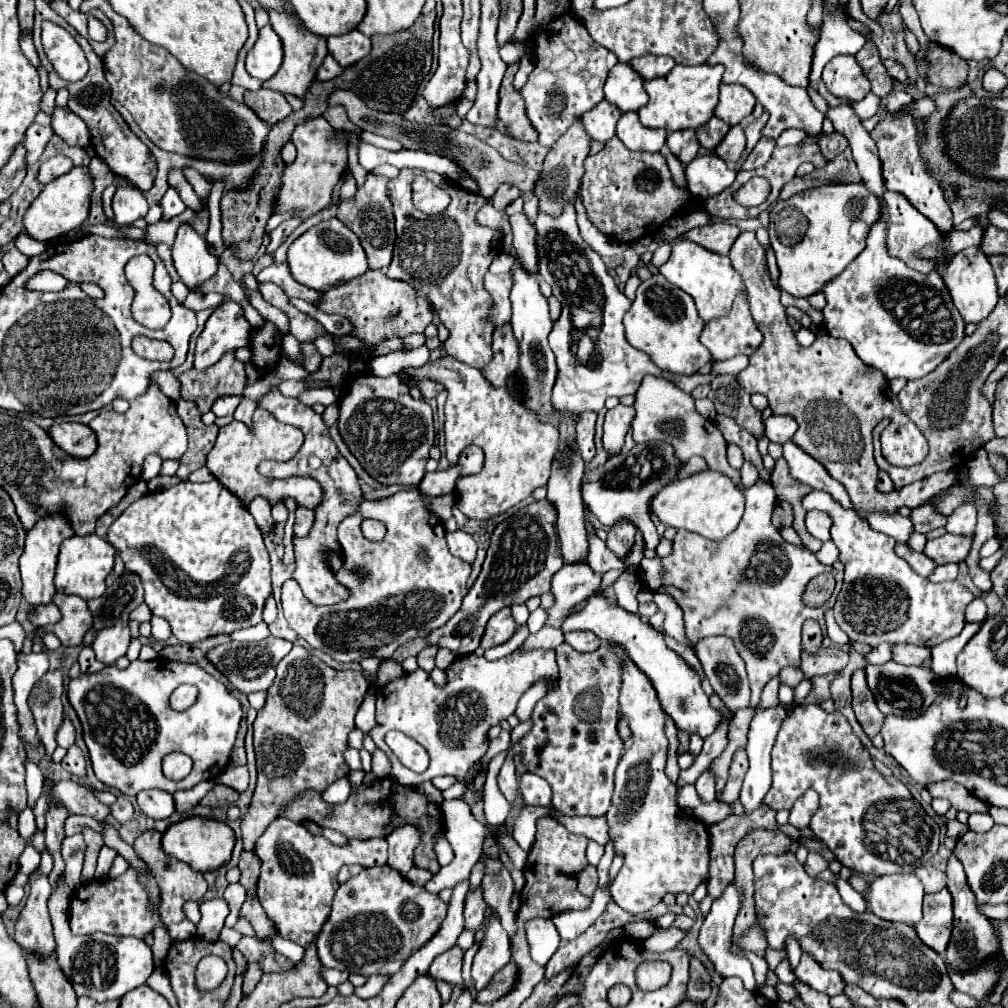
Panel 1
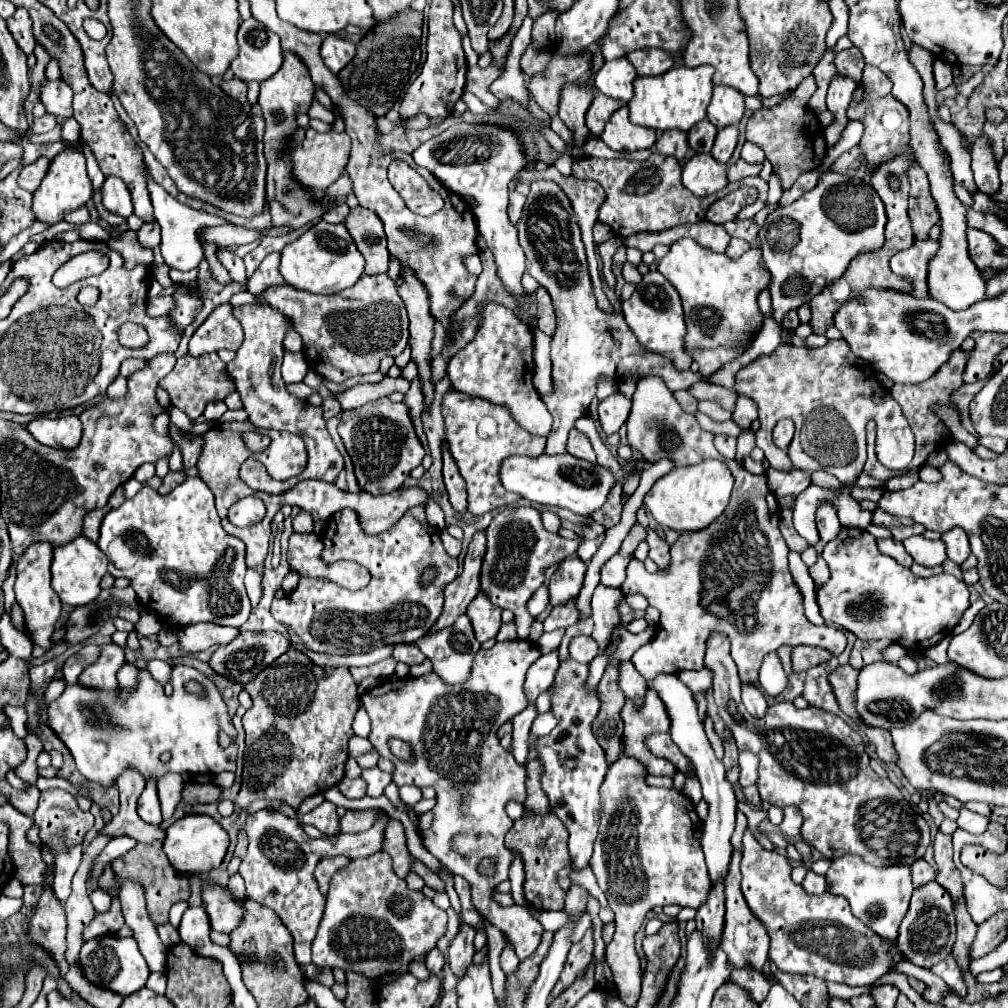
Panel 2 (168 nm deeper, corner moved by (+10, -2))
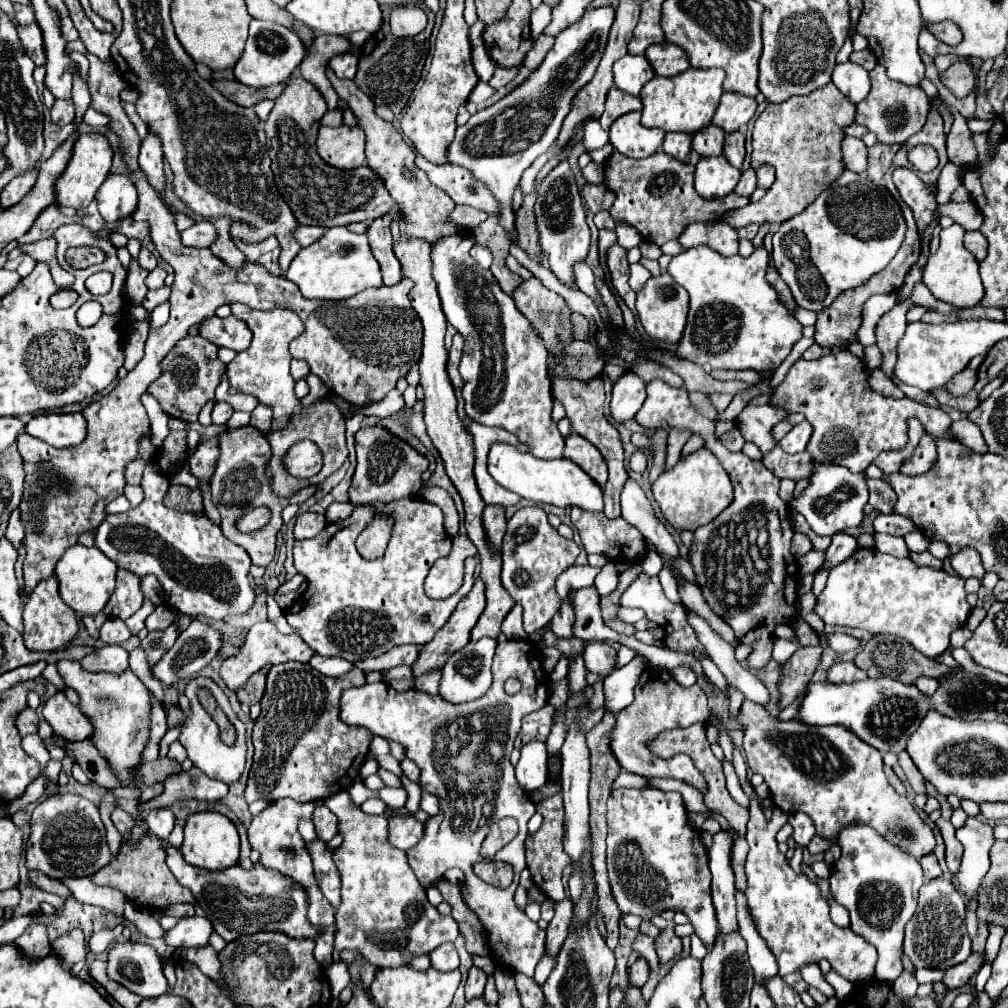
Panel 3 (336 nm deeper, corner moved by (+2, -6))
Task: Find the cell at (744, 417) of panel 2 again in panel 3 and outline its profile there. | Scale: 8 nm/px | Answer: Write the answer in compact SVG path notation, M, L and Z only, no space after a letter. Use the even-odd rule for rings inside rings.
M759 394L737 416L737 428L745 441L757 444L765 454L777 446L777 440L771 436L773 426L787 416L787 410L771 404L771 394Z

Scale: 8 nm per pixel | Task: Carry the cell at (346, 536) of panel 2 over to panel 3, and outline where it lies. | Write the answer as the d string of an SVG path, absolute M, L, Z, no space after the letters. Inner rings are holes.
M417 496L389 504L361 504L347 520L325 526L315 538L295 540L295 568L305 576L309 588L285 610L285 618L317 654L341 656L349 662L381 656L401 644L423 646L449 620L457 602L475 582L475 560L469 560L465 564L465 582L453 596L445 600L425 596L423 582L429 568L449 552L451 540L443 528L443 512L439 506ZM373 514L391 516L395 524L385 556L379 560L363 560L355 548L355 538L373 520Z

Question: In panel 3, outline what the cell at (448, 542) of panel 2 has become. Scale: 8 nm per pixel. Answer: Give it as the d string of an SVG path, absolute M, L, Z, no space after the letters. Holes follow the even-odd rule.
M457 534L453 538L453 550L449 556L439 558L433 564L425 580L425 594L432 599L445 599L455 594L463 584L465 568L463 562L469 556L475 556L477 548L467 534Z

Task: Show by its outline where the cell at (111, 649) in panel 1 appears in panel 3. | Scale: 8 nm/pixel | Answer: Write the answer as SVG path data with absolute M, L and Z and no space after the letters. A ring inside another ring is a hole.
M73 660L57 662L59 674L65 684L74 689L81 698L81 712L93 724L91 740L101 756L107 760L111 772L117 776L121 786L131 790L141 790L135 782L133 770L143 762L143 750L149 742L149 716L151 716L151 694L143 686L143 682L129 670L121 676L113 676L107 672L91 673L83 670L81 664Z

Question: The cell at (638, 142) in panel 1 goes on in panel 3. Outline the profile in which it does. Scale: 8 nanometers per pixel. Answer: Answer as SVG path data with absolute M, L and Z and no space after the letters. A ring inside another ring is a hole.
M629 112L619 116L609 130L615 150L629 158L647 158L661 148L665 132L661 128L645 128L639 122L641 112Z

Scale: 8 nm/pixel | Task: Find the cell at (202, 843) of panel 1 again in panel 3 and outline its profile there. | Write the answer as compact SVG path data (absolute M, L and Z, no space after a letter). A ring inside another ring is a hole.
M197 812L191 814L185 822L185 842L181 846L183 858L205 870L225 870L235 866L239 860L239 834L235 824L219 812Z

